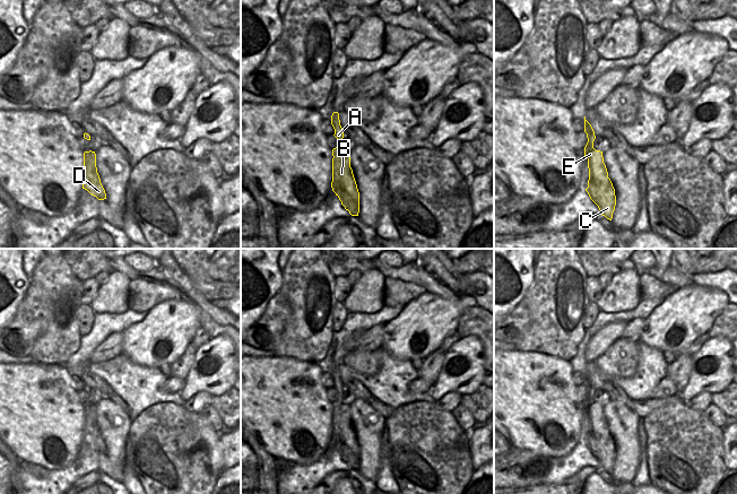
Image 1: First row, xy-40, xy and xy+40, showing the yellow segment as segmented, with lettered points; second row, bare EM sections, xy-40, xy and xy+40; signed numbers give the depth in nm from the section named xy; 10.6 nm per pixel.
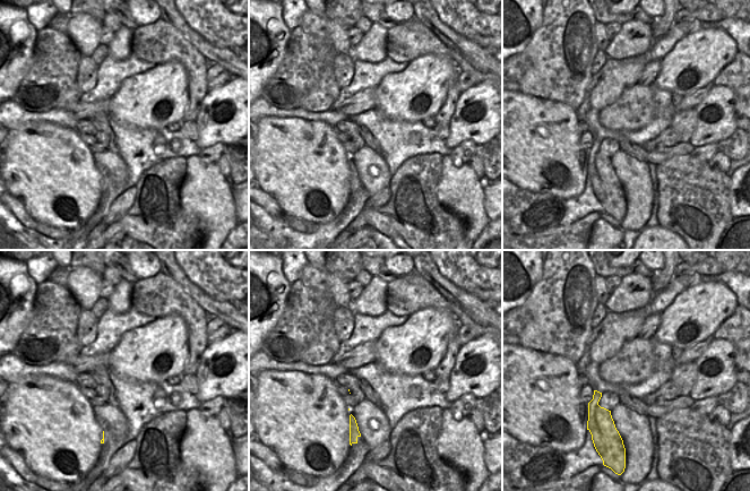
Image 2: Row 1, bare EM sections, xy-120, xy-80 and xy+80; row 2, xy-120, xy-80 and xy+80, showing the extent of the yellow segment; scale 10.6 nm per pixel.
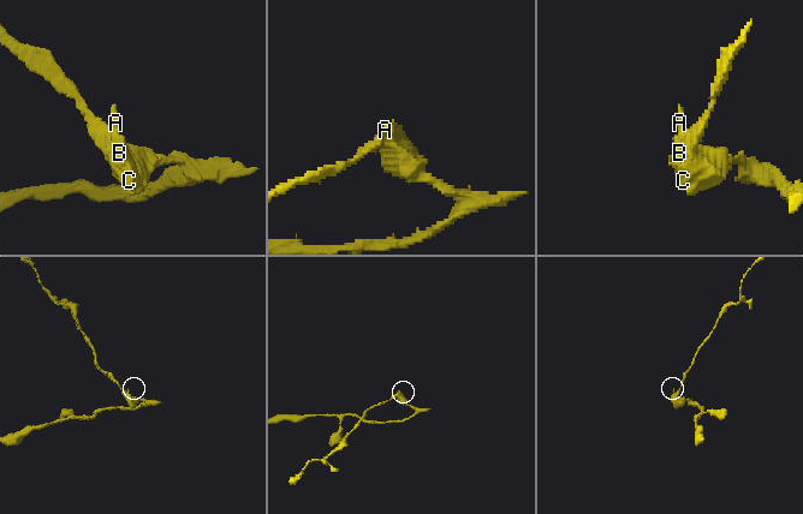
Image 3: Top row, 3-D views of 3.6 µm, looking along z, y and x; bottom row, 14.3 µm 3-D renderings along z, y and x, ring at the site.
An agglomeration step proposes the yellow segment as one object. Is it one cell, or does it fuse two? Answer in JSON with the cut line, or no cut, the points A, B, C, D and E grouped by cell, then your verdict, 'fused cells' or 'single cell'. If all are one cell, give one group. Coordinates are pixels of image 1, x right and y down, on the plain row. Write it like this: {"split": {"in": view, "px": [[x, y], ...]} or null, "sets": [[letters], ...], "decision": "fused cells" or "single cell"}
{"split": {"in": "xy+40", "px": [[589, 428], [596, 428], [597, 439], [608, 436]]}, "sets": [["A", "B", "D", "E"], ["C"]], "decision": "fused cells"}

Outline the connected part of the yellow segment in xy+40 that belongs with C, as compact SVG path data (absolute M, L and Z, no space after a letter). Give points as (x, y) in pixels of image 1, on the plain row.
M593 426L588 433L589 450L598 459L602 469L612 474L613 466L616 459L615 442L610 432L608 431L607 437L596 439L595 434L598 433L597 428Z

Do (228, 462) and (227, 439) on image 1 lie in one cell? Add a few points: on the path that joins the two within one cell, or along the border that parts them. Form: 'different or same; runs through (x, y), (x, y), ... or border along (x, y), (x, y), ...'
same; runs through (228, 457), (228, 444)

